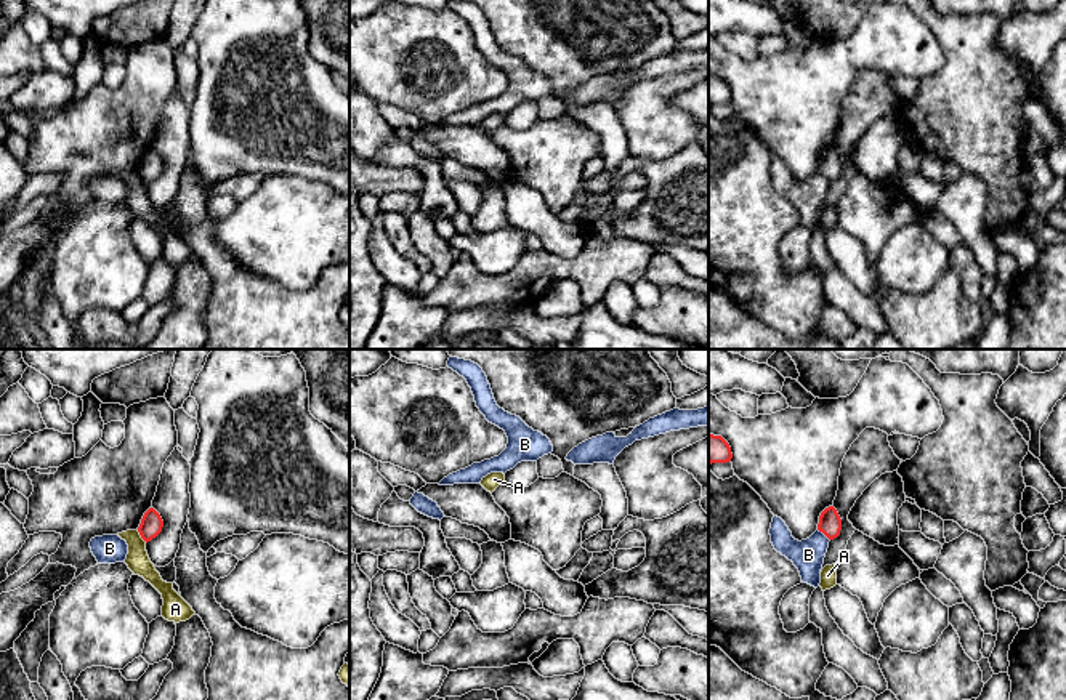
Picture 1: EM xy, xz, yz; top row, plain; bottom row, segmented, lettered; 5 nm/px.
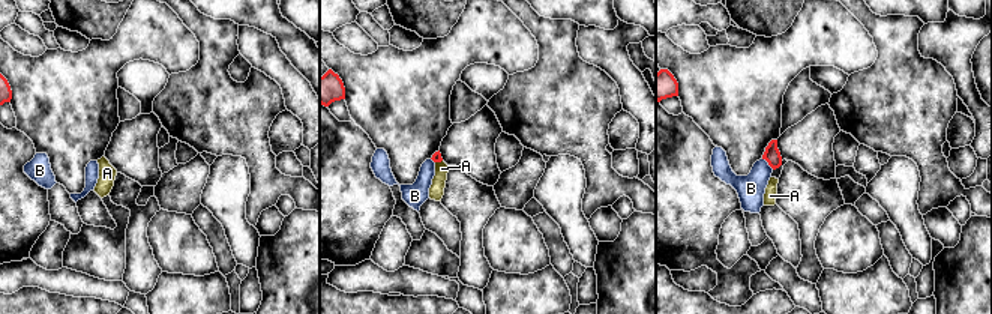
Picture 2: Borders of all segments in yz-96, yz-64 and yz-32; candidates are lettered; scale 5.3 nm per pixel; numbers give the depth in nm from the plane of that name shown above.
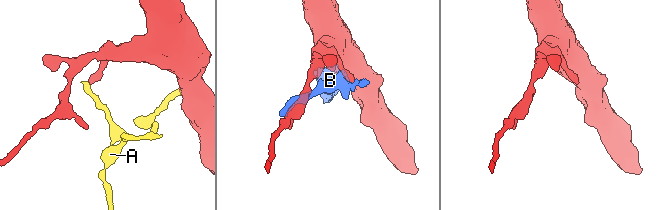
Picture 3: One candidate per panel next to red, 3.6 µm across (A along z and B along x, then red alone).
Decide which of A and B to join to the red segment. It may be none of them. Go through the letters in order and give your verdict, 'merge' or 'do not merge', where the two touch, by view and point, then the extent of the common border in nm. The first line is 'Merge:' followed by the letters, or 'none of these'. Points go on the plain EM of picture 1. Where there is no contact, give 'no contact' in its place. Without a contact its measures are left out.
Merge: none of these
A: do not merge; contact xy (141, 178); length 80 nm
B: do not merge; contact yz (824, 175); length 90 nm

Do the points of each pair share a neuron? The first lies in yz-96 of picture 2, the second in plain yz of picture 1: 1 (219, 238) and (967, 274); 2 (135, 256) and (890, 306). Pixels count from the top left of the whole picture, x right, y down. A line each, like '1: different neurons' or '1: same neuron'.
1: same neuron
2: different neurons

